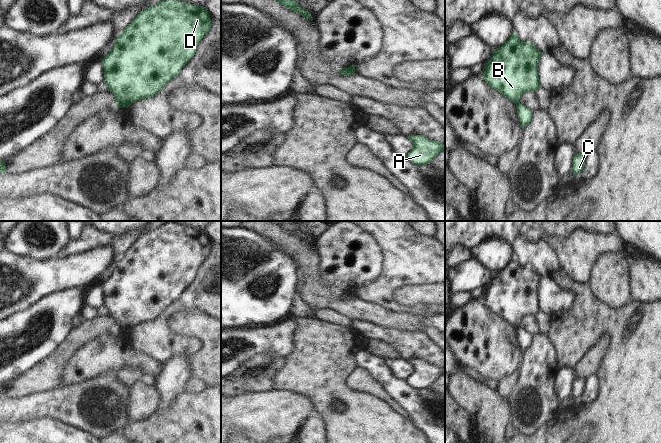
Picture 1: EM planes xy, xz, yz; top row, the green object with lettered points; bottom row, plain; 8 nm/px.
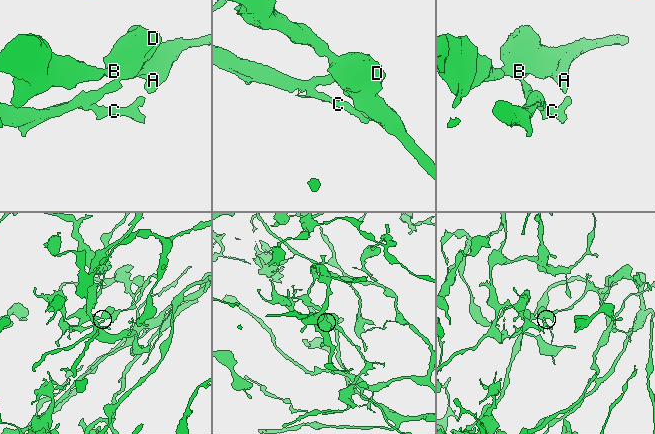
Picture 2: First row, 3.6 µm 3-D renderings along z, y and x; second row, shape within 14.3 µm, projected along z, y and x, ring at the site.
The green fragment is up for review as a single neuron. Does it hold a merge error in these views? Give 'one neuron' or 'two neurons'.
two neurons

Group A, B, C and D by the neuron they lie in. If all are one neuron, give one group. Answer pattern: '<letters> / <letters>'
A B D / C

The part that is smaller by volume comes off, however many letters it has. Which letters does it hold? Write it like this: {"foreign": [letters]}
{"foreign": ["C"]}

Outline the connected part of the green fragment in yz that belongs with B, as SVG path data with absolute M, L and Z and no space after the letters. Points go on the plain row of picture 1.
M513 256L484 288L483 303L504 321L518 327L524 317L541 312L537 292L542 278L532 267L520 265Z

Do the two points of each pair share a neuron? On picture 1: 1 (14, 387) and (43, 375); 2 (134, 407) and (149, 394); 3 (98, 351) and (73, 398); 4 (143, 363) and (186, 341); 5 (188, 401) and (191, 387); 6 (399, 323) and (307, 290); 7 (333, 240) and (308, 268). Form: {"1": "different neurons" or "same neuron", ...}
{"1": "same neuron", "2": "same neuron", "3": "different neurons", "4": "different neurons", "5": "different neurons", "6": "same neuron", "7": "different neurons"}

